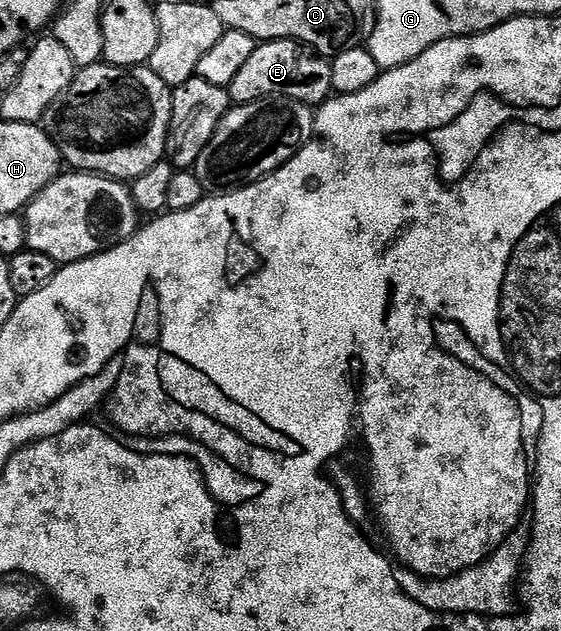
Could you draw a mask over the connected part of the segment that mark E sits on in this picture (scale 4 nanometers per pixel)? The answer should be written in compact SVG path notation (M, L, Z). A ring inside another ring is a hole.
M265 41L256 44L253 55L233 79L229 92L235 105L288 97L290 101L318 107L332 96L332 83L331 61L311 46L300 45L298 41Z

